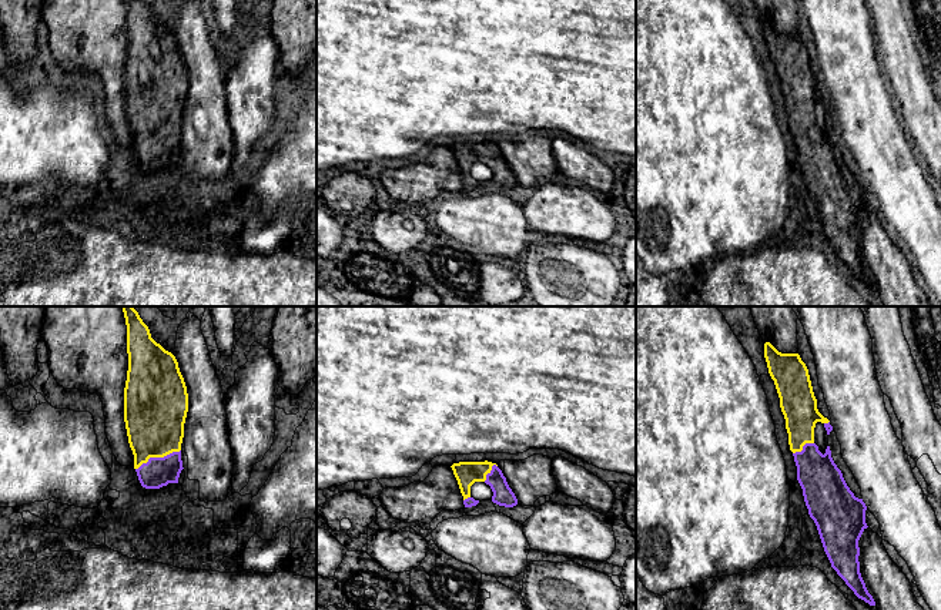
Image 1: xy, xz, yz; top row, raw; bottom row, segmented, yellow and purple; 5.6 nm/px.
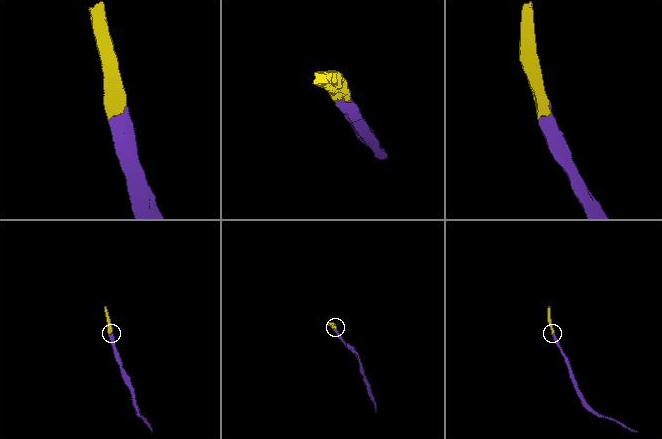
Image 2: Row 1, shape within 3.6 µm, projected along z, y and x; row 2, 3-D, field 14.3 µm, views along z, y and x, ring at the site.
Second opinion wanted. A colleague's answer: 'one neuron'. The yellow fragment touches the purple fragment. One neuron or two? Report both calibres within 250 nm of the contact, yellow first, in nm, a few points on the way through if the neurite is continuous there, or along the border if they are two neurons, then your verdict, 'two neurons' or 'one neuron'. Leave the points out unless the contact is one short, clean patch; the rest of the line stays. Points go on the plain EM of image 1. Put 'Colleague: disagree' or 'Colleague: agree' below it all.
calibres 360 and 170 nm; way xy (154, 93), (157, 137), (157, 153); one neuron
Colleague: agree

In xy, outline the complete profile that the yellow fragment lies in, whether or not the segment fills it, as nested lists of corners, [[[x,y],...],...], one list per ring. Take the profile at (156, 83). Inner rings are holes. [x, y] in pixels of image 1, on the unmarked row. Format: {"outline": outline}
{"outline": [[[125,0],[128,51],[124,68],[124,103],[134,150],[145,170],[178,164],[188,74],[175,37],[157,24],[143,0]]]}

